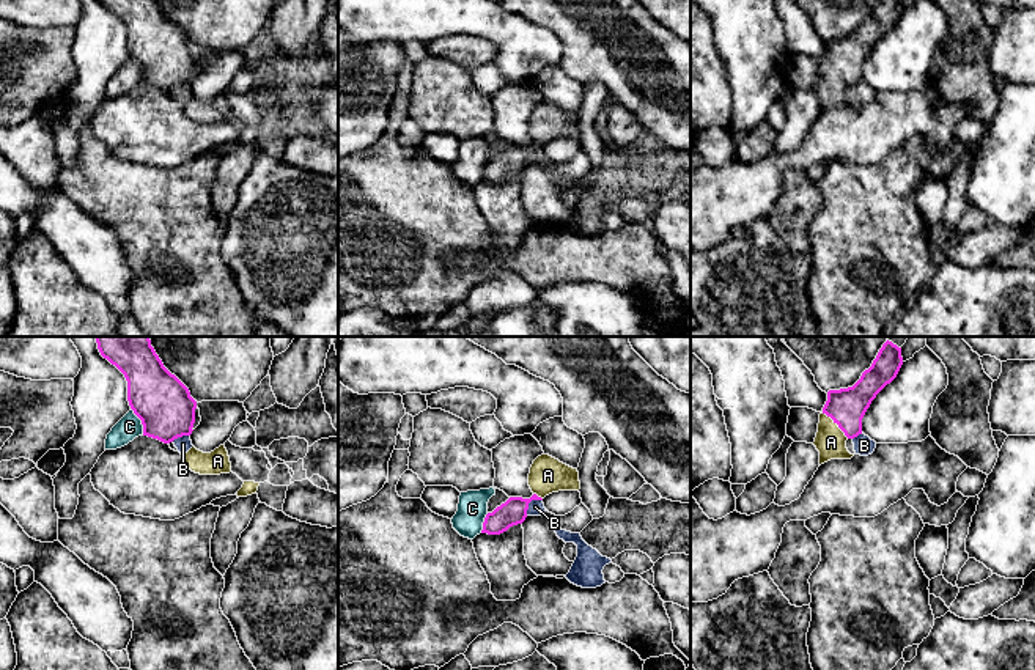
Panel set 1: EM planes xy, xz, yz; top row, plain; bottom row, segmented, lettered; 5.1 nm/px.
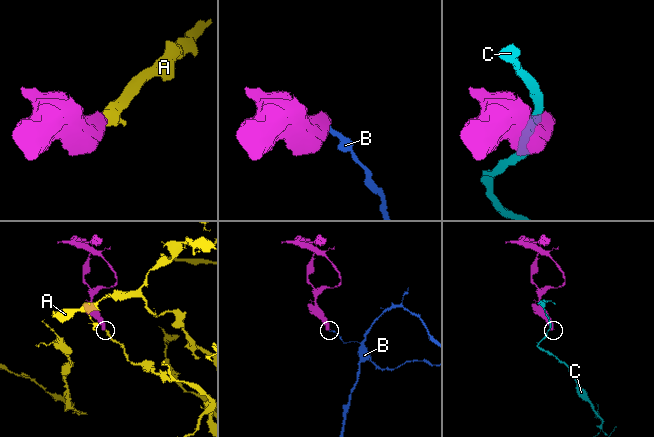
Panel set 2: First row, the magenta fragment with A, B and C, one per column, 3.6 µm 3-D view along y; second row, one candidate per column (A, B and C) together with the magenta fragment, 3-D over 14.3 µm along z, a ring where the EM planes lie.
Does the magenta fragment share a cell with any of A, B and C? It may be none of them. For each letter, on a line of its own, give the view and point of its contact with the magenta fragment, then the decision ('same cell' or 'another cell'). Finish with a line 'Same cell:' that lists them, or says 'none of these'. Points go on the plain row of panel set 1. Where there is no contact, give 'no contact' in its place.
A: meets magenta in yz at (836, 69); same cell
B: meets magenta in xz at (529, 150); another cell
C: meets magenta in xy at (142, 69); another cell
Same cell: A

